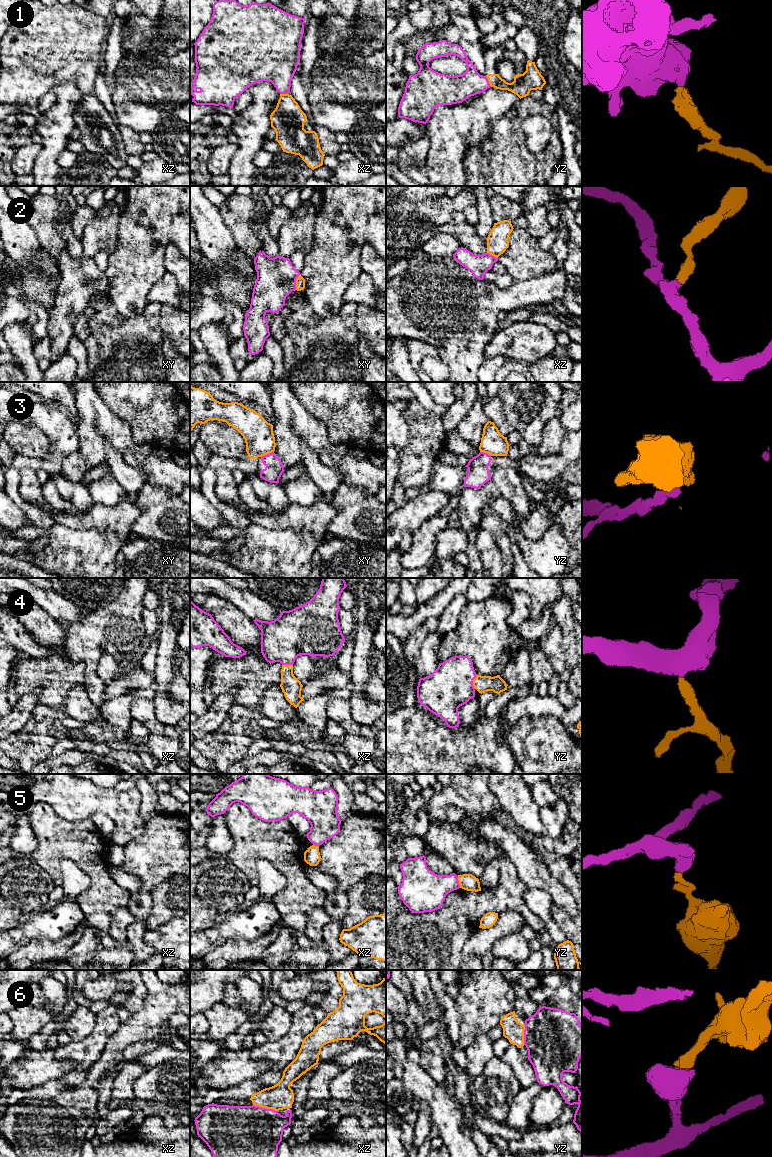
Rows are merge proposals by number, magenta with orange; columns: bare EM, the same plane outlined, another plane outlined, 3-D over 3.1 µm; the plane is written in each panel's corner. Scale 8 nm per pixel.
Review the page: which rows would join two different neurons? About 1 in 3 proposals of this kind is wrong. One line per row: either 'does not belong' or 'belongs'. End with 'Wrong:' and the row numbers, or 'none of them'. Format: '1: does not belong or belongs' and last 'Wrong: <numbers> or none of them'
1: does not belong
2: belongs
3: does not belong
4: belongs
5: does not belong
6: belongs
Wrong: 1, 3, 5

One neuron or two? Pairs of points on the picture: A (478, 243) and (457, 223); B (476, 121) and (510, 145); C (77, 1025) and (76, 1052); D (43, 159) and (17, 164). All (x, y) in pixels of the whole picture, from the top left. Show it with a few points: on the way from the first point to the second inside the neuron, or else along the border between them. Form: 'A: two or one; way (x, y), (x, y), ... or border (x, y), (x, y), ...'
A: one; way (473, 239), (462, 228)
B: two; border (505, 113), (493, 119), (488, 136), (481, 141)
C: two; border (95, 1024), (89, 1034), (72, 1040)
D: two; border (43, 146), (31, 173)

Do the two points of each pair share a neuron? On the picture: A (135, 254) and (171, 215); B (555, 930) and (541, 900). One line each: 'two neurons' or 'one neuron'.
A: one neuron
B: one neuron

